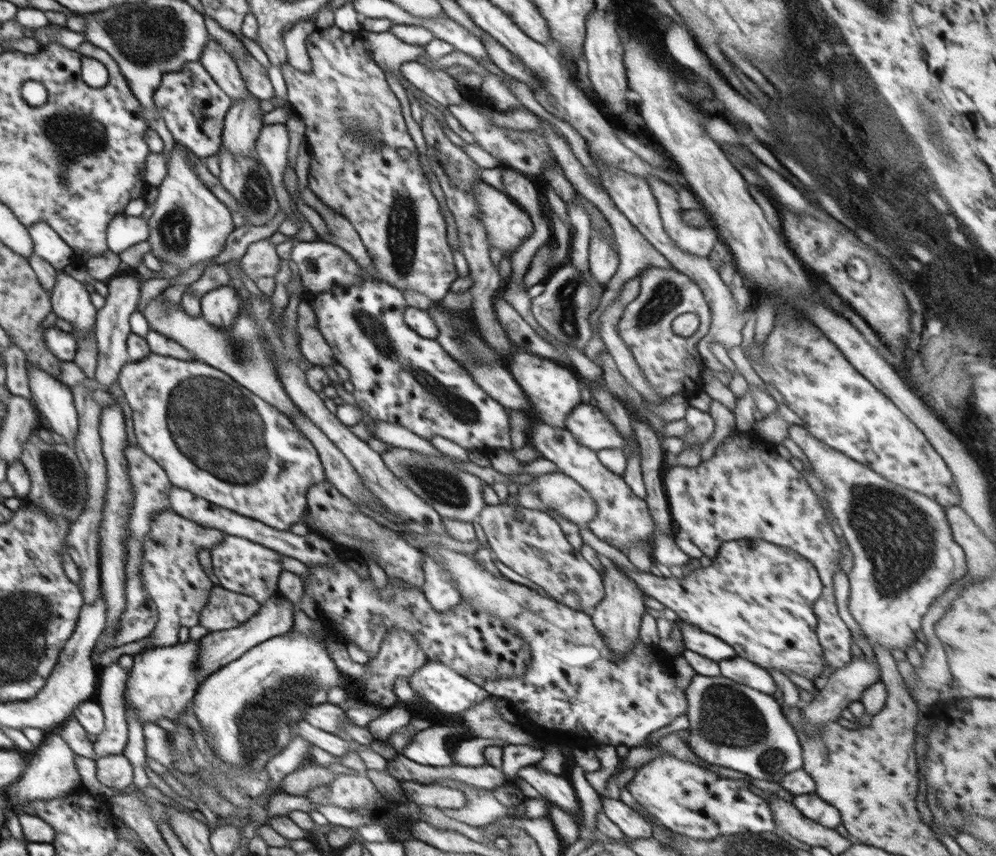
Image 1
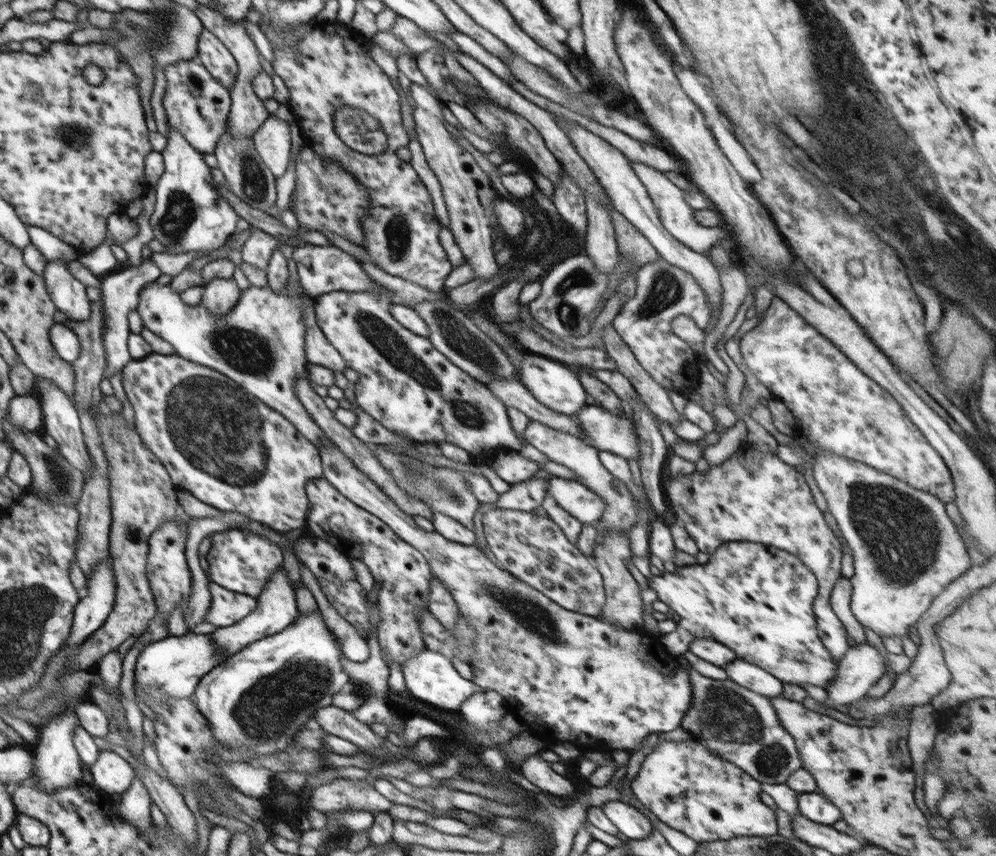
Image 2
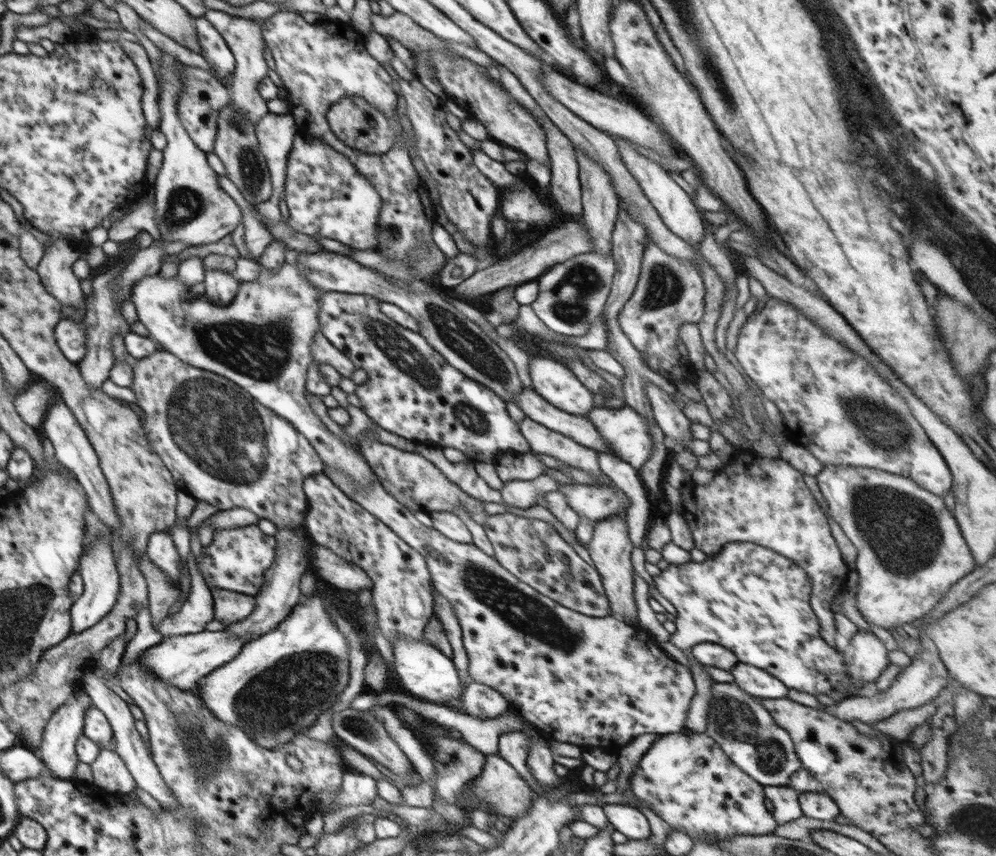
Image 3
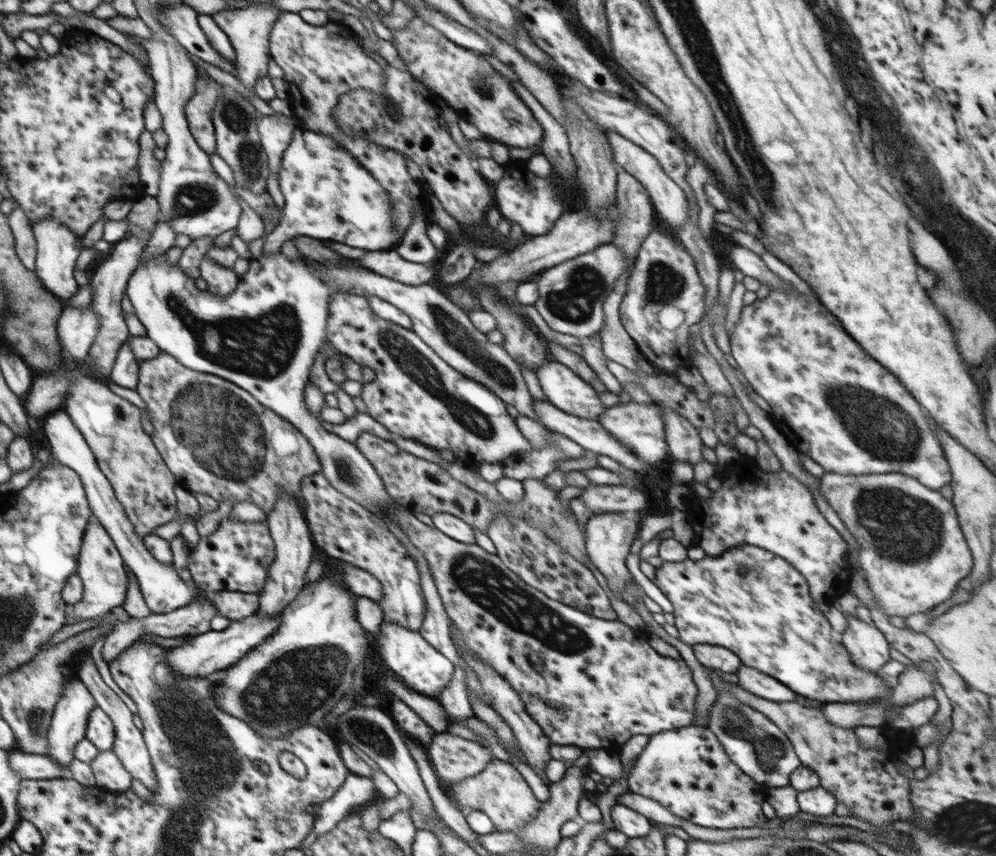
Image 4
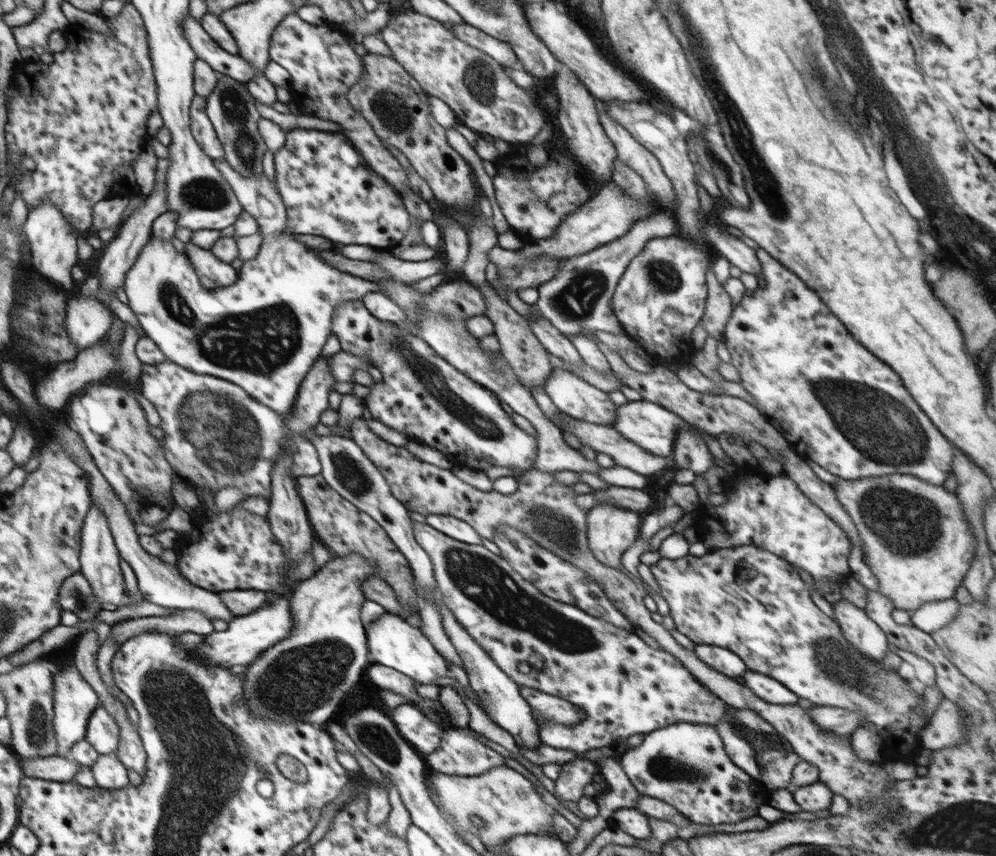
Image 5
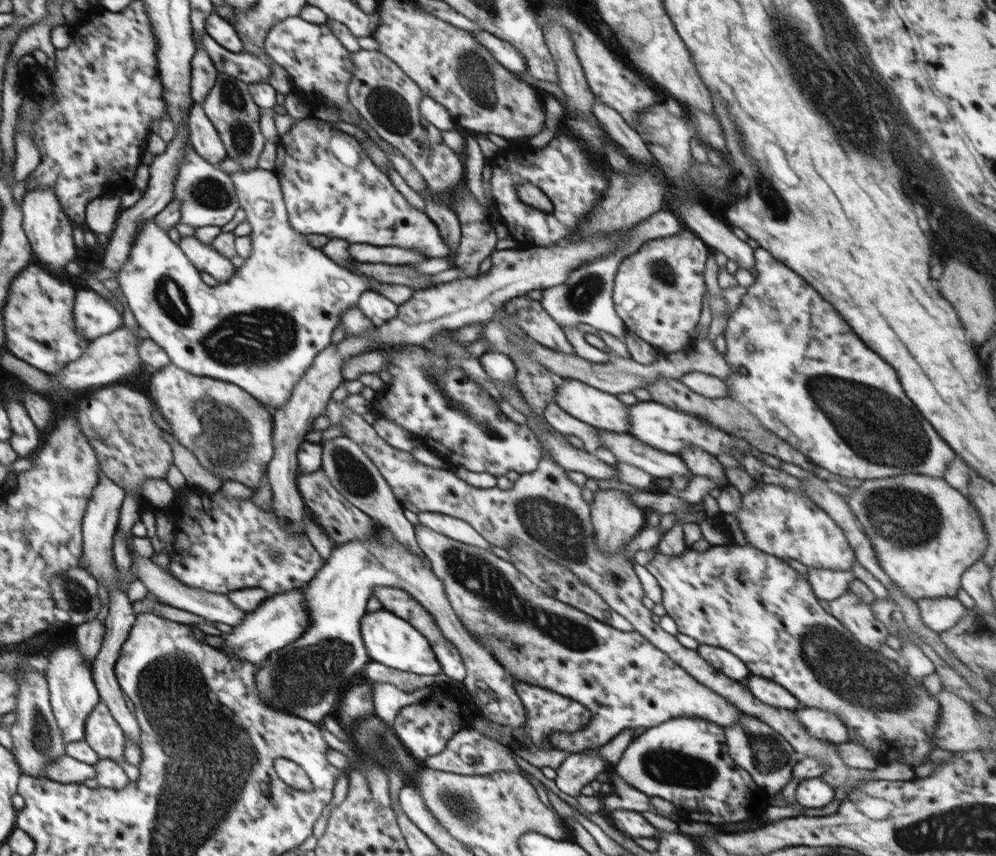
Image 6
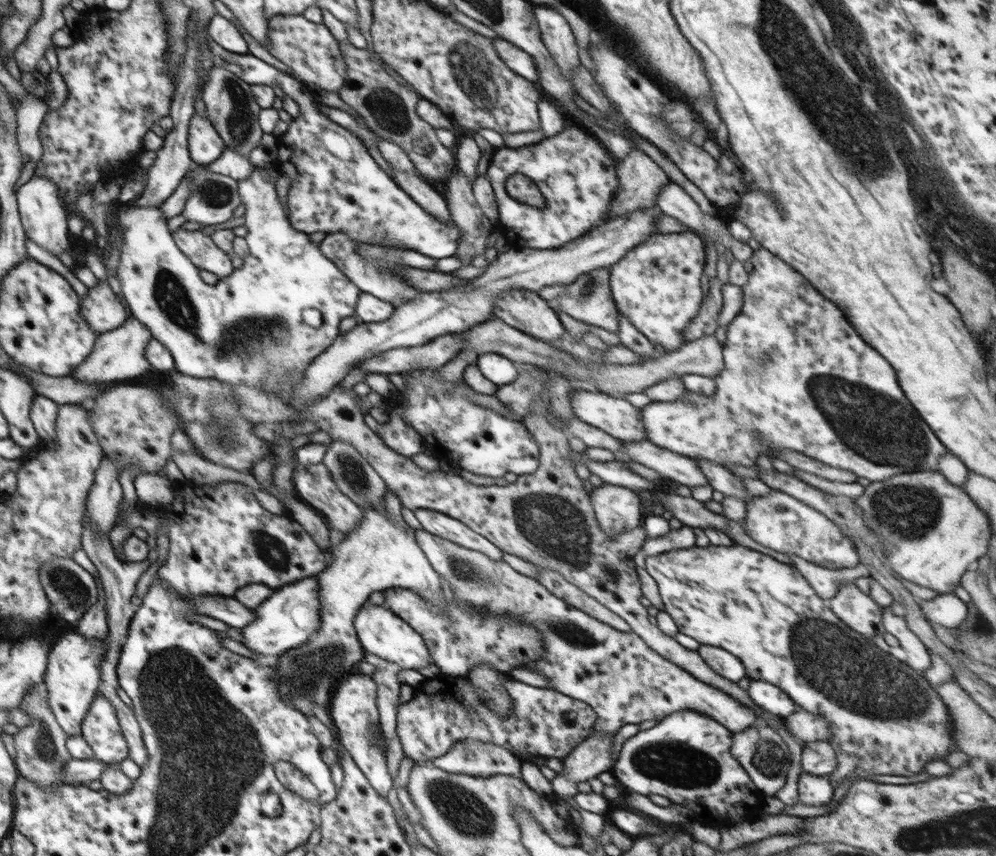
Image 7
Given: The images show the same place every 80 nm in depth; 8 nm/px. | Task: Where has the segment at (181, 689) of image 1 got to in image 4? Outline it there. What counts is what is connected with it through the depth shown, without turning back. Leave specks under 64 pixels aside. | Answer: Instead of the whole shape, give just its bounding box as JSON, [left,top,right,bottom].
[166,614,280,678]

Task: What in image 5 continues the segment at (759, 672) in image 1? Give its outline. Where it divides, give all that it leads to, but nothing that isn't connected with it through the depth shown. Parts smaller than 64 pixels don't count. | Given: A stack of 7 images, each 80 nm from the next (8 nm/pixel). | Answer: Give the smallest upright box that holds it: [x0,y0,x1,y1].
[742,669,800,705]

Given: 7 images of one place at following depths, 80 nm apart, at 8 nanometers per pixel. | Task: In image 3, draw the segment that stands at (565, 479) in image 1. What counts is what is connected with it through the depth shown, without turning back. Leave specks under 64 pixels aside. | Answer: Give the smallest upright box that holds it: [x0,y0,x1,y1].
[557,484,631,522]

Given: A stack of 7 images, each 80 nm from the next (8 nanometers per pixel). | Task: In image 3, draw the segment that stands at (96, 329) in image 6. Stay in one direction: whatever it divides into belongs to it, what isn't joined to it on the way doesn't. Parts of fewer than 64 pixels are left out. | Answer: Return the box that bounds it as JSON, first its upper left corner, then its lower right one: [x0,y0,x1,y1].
[54,319,86,363]

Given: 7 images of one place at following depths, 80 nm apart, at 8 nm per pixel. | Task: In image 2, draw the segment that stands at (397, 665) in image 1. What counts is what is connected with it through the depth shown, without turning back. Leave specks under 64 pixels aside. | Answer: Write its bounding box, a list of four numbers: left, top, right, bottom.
[305,478,432,668]

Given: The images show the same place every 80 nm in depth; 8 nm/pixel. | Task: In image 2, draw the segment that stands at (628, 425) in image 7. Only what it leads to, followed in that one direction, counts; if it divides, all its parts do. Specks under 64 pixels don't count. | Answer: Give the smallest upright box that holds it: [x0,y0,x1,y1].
[519,353,586,415]

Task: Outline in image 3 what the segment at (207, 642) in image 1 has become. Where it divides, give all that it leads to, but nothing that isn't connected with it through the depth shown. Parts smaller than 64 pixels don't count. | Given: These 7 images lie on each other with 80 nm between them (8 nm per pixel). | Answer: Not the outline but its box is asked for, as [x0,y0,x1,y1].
[227,526,310,636]

